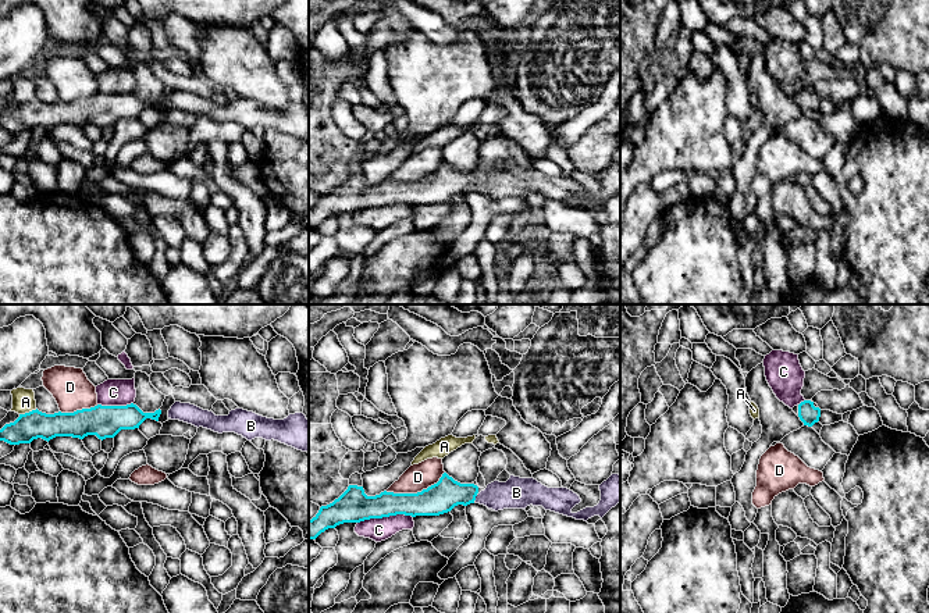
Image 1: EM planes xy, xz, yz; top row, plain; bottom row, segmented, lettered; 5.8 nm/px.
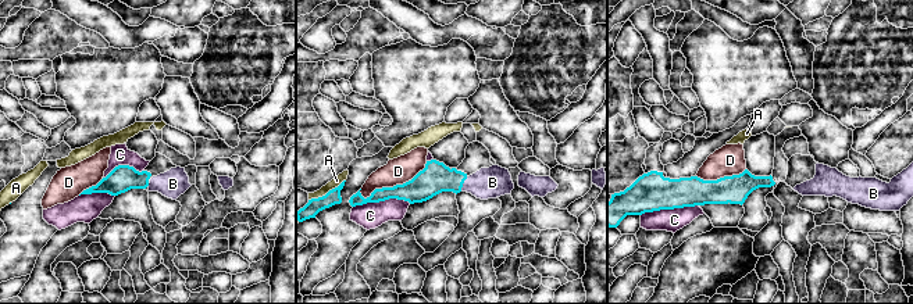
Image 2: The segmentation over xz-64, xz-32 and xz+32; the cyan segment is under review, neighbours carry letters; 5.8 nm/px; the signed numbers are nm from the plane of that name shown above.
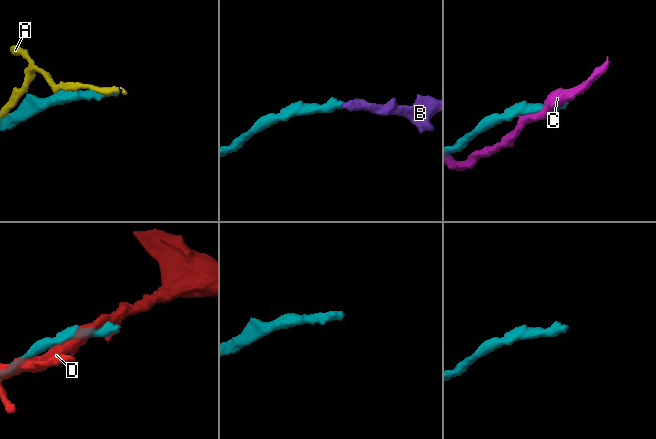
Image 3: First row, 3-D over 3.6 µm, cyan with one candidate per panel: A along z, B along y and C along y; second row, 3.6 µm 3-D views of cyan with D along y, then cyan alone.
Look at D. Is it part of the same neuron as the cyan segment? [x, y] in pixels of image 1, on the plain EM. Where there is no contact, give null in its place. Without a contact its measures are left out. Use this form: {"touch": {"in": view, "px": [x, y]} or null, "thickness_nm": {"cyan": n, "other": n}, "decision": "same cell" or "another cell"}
{"touch": {"in": "xz", "px": [417, 181]}, "thickness_nm": {"cyan": 180, "other": 160}, "decision": "another cell"}

